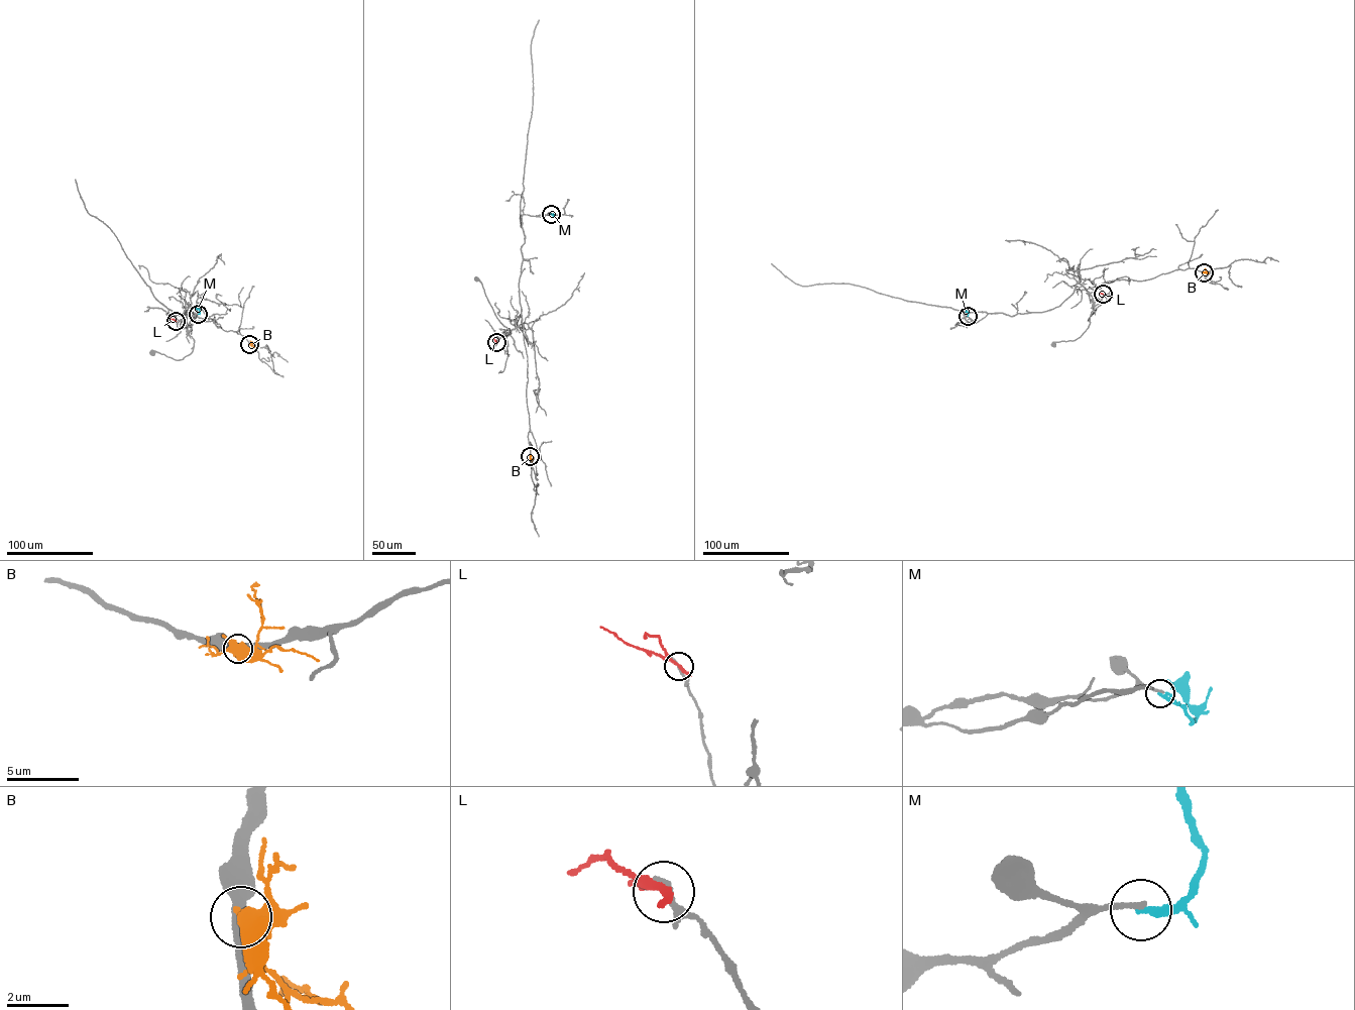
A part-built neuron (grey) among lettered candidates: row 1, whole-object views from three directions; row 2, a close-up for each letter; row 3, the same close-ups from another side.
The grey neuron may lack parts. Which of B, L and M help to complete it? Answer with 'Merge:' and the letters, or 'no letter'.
Merge: no letter

